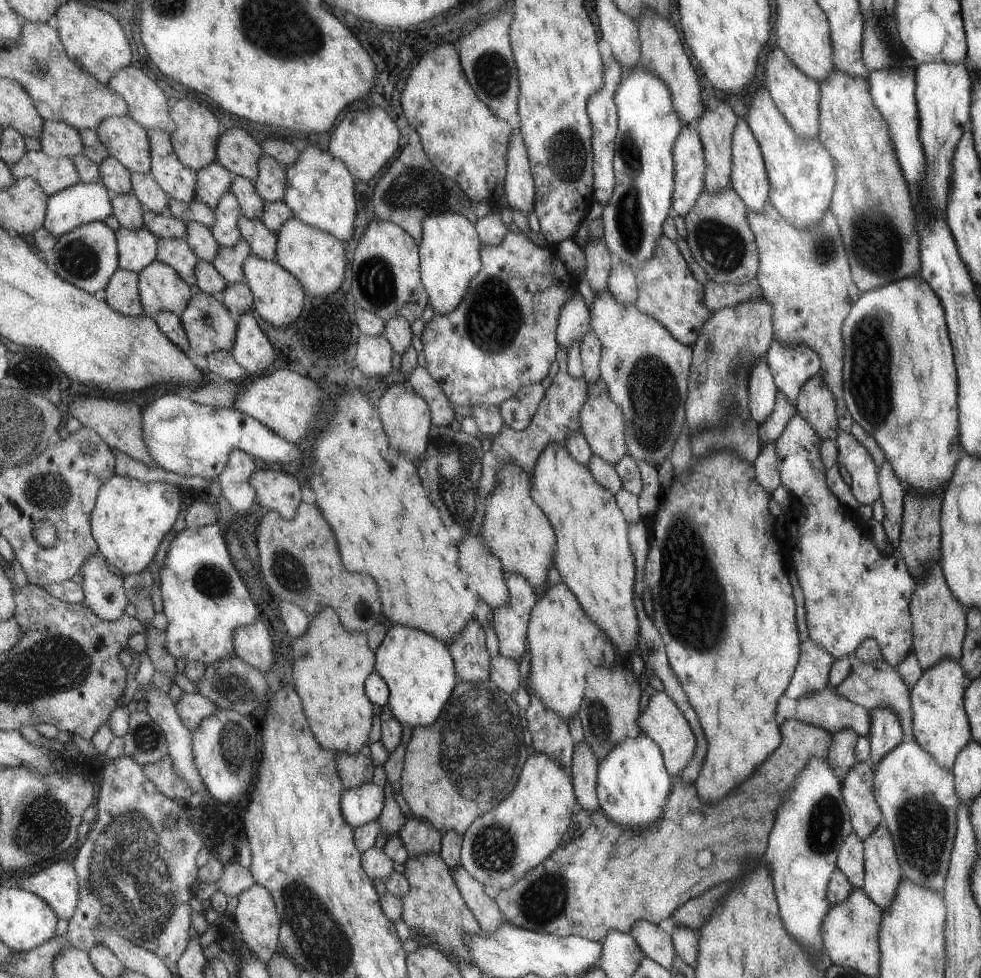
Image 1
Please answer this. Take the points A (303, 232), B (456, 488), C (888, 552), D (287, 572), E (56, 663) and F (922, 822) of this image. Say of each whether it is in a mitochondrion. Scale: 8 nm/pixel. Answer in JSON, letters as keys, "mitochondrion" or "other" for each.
{"A":"other","B":"mitochondrion","C":"other","D":"mitochondrion","E":"mitochondrion","F":"mitochondrion"}

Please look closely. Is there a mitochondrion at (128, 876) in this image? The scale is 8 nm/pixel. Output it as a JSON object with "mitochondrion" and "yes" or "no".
{"mitochondrion":"yes"}

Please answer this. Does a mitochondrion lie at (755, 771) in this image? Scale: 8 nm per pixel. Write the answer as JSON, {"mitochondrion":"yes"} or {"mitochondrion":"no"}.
{"mitochondrion":"no"}

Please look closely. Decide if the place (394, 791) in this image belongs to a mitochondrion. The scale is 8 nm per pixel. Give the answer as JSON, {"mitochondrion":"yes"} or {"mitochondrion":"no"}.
{"mitochondrion":"no"}

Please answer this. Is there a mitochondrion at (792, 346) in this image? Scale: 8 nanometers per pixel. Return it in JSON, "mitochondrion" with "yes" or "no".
{"mitochondrion":"no"}

